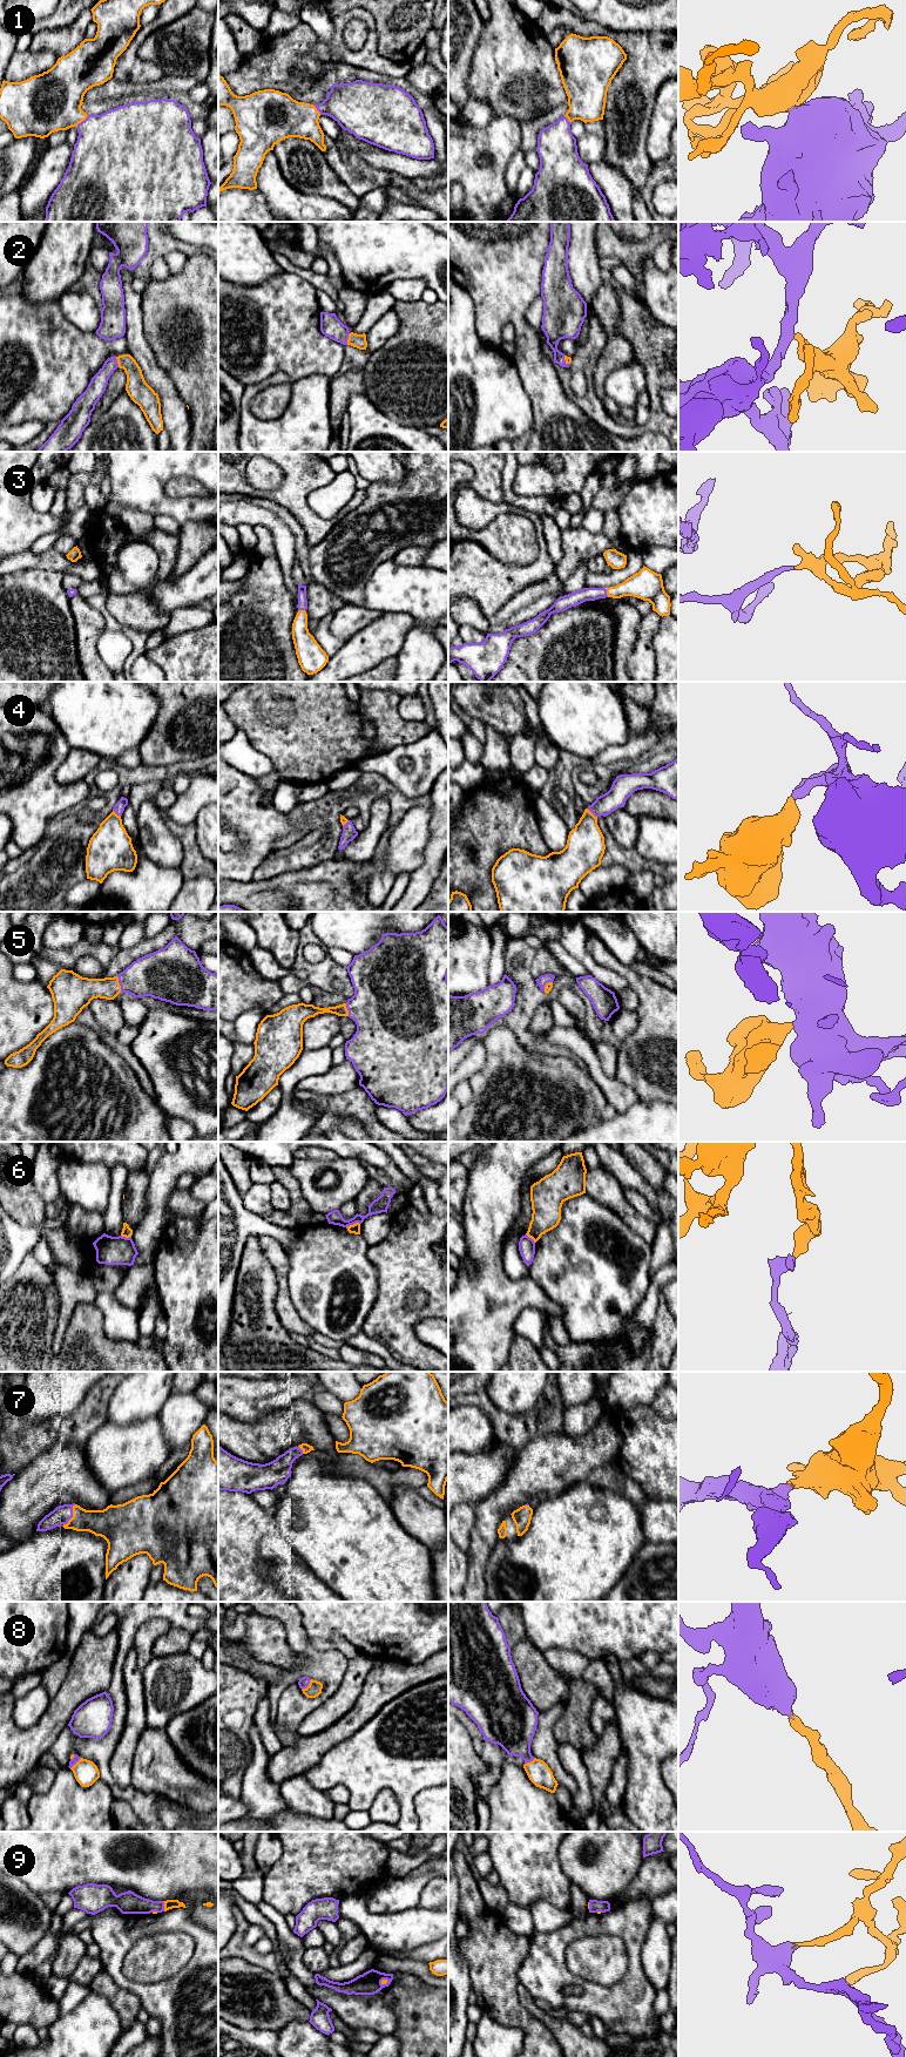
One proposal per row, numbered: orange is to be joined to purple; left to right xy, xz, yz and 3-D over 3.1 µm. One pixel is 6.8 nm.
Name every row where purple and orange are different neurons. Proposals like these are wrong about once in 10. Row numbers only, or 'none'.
6

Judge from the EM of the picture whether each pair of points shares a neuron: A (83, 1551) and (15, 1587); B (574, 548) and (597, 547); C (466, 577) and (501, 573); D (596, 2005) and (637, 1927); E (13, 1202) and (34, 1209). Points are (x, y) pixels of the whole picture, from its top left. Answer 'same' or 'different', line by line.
A: same
B: same
C: same
D: same
E: same

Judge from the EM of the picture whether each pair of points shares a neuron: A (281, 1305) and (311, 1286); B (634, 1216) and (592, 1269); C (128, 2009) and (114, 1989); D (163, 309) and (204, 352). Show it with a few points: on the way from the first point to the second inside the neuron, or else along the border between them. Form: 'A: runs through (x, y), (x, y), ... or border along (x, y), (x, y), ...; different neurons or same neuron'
A: border along (288, 1271), (289, 1297), (297, 1314), (305, 1321); different neurons
B: border along (607, 1205), (647, 1243); different neurons
C: runs through (126, 2004), (115, 1994); same neuron
D: runs through (181, 306), (191, 308), (204, 320), (204, 335); same neuron

